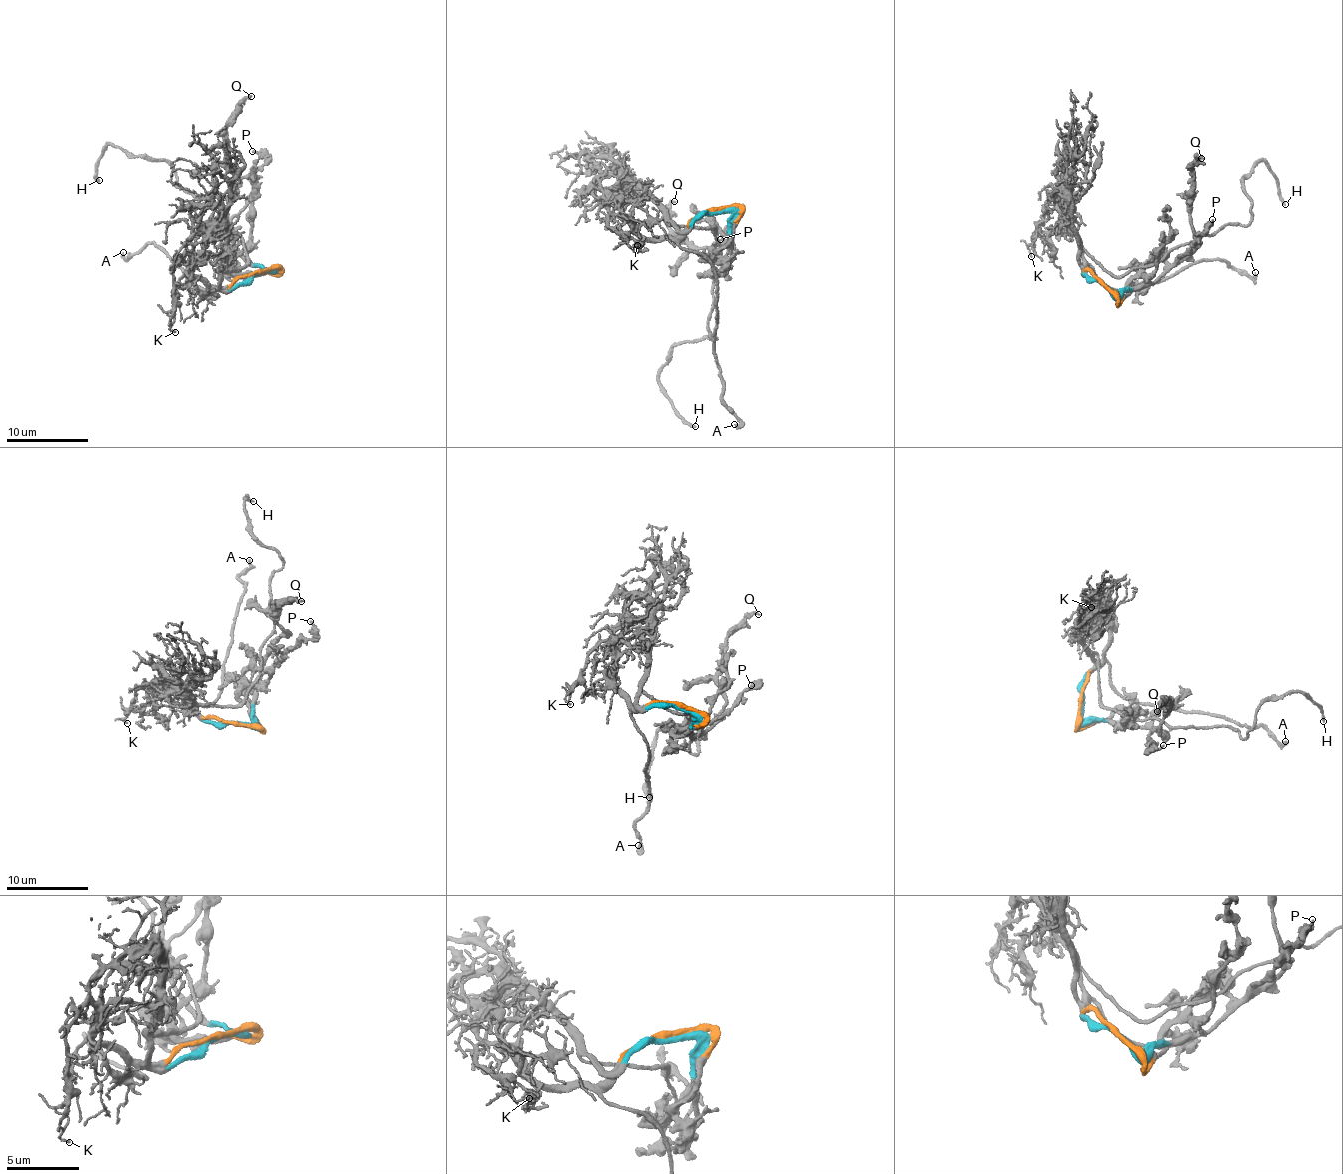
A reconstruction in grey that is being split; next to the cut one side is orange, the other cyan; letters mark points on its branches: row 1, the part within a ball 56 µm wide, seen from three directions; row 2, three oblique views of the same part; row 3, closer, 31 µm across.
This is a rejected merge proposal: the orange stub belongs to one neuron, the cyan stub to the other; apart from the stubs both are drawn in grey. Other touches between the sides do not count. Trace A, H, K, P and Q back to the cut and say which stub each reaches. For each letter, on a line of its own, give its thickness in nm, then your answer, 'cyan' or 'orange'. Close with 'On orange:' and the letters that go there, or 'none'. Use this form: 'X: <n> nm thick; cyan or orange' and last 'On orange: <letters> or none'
A: 200 nm thick; orange
H: 220 nm thick; cyan
K: 120 nm thick; orange
P: 150 nm thick; cyan
Q: 220 nm thick; cyan
On orange: A, K

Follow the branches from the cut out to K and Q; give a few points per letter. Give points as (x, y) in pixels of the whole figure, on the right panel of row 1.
K: (1103, 284), (1083, 268), (1074, 233), (1053, 201), (1045, 205), (1040, 233), (1028, 247), (1032, 257)
Q: (1103, 284), (1115, 294), (1157, 281), (1172, 263), (1194, 251), (1195, 229), (1189, 218), (1191, 164), (1201, 158)

